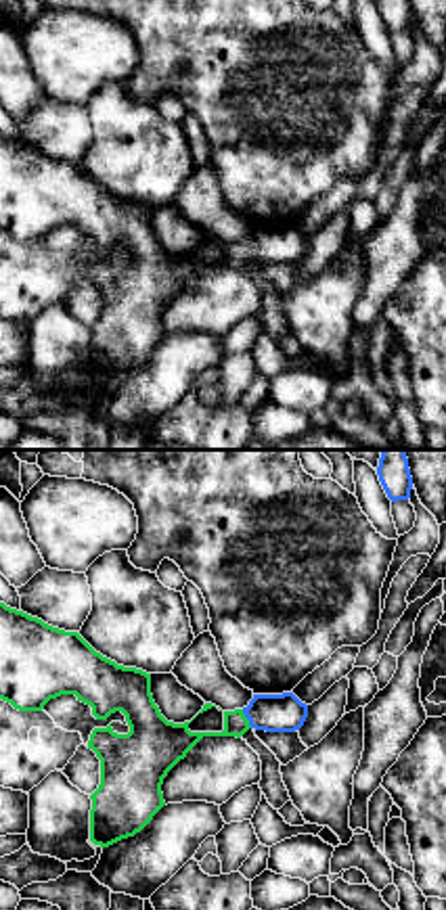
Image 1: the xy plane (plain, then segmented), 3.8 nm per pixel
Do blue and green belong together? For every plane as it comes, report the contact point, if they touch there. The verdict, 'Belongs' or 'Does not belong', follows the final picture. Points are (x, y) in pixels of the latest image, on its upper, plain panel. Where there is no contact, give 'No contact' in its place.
Touches blue at (246, 247)

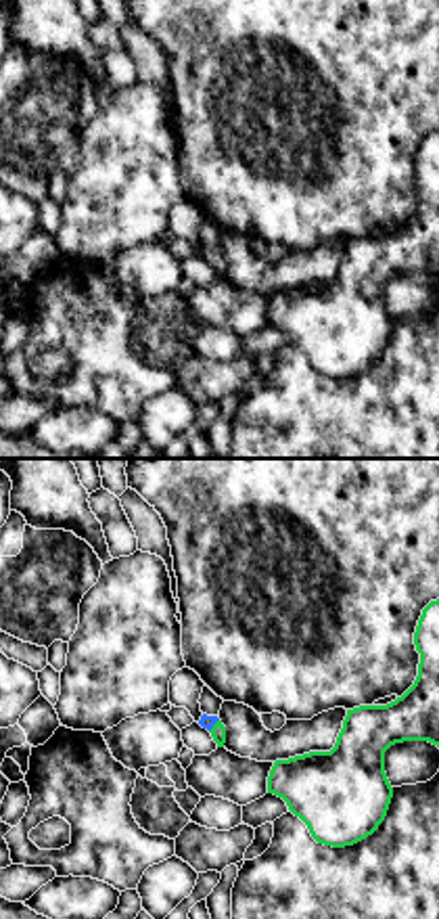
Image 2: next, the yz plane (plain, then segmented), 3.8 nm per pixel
Touches blue at (214, 254)

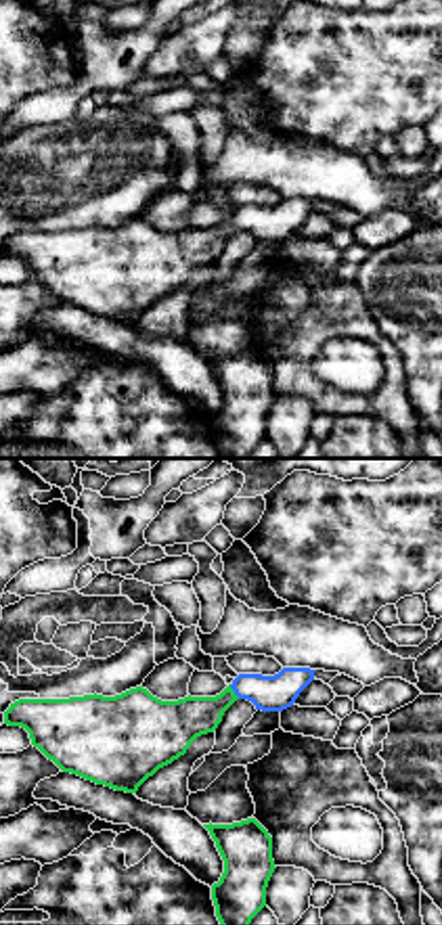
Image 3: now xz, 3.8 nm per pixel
Touches blue at (233, 220)

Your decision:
Belongs

